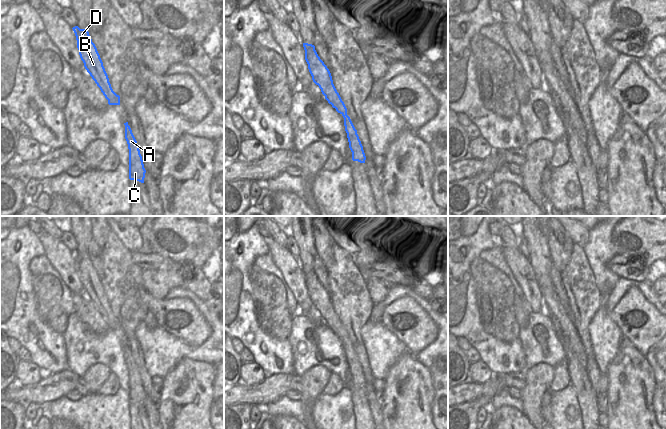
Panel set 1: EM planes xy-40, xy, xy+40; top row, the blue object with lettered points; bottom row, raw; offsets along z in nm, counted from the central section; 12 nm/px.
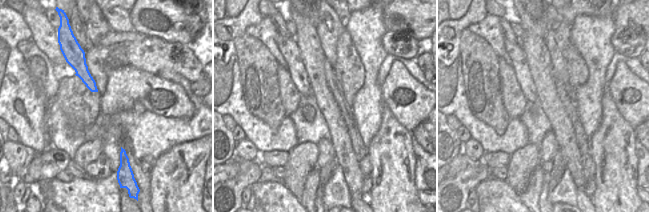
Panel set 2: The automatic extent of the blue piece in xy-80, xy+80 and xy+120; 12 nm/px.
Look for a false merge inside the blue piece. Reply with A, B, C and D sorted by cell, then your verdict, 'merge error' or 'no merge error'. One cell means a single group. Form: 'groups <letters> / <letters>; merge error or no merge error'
groups A B C D; no merge error

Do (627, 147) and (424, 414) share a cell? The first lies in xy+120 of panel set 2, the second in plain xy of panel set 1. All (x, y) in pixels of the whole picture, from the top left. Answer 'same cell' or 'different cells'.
same cell

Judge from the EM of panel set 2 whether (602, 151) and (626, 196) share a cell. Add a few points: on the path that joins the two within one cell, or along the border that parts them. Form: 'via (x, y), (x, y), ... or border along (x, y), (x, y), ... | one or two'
via (613, 162), (616, 165), (616, 185) | one

